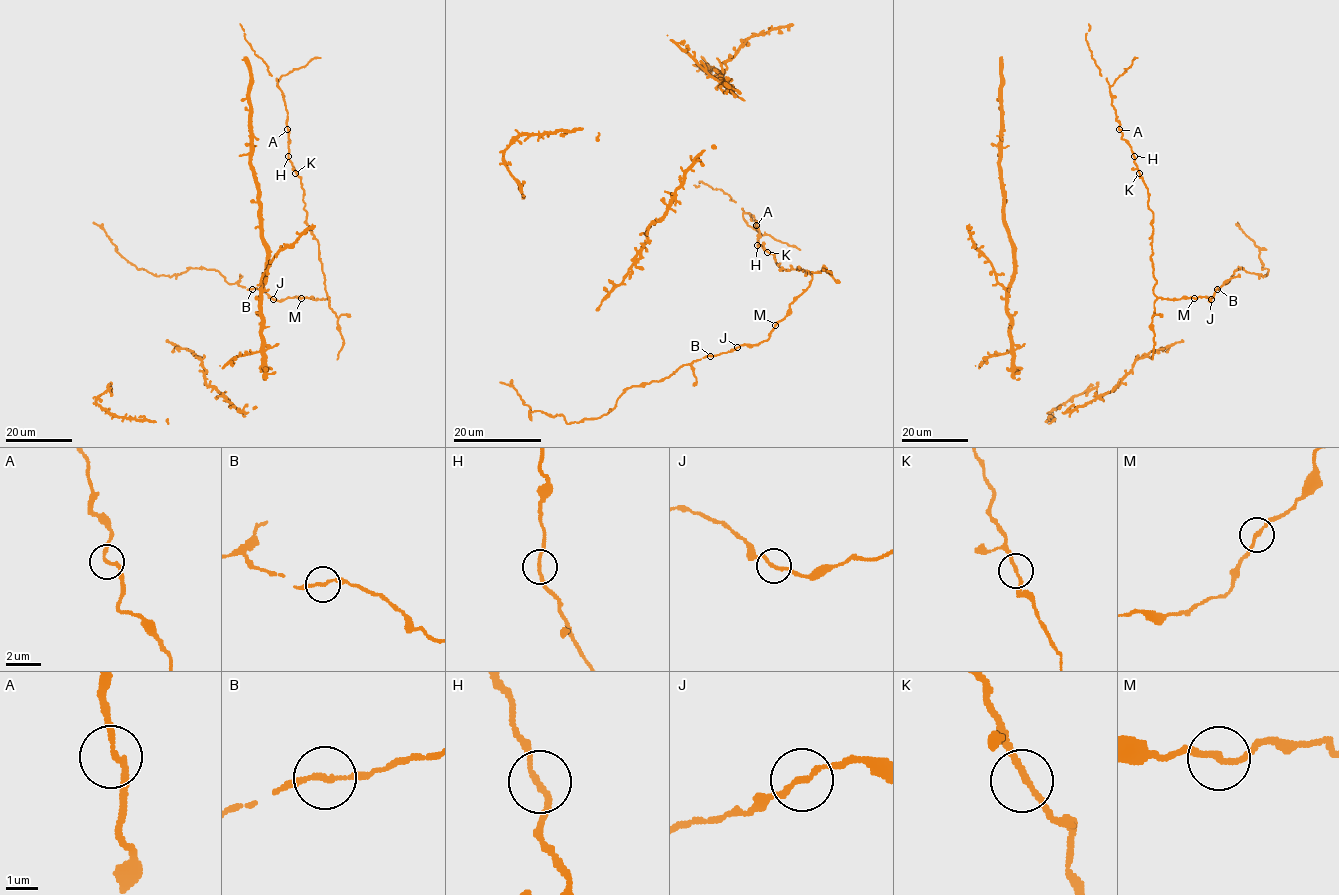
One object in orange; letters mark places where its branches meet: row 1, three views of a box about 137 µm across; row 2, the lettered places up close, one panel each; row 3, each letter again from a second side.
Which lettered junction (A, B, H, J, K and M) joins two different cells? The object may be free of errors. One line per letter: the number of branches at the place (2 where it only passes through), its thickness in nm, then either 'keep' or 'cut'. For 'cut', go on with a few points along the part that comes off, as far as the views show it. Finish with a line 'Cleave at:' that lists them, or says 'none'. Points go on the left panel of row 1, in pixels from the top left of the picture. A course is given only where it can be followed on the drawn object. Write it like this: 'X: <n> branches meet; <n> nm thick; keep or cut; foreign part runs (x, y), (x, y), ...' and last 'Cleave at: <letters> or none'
A: 2 branches meet; 170 nm thick; keep
B: 2 branches meet; 170 nm thick; keep
H: 2 branches meet; 170 nm thick; keep
J: 2 branches meet; 170 nm thick; keep
K: 2 branches meet; 170 nm thick; keep
M: 2 branches meet; 170 nm thick; keep
Cleave at: none

